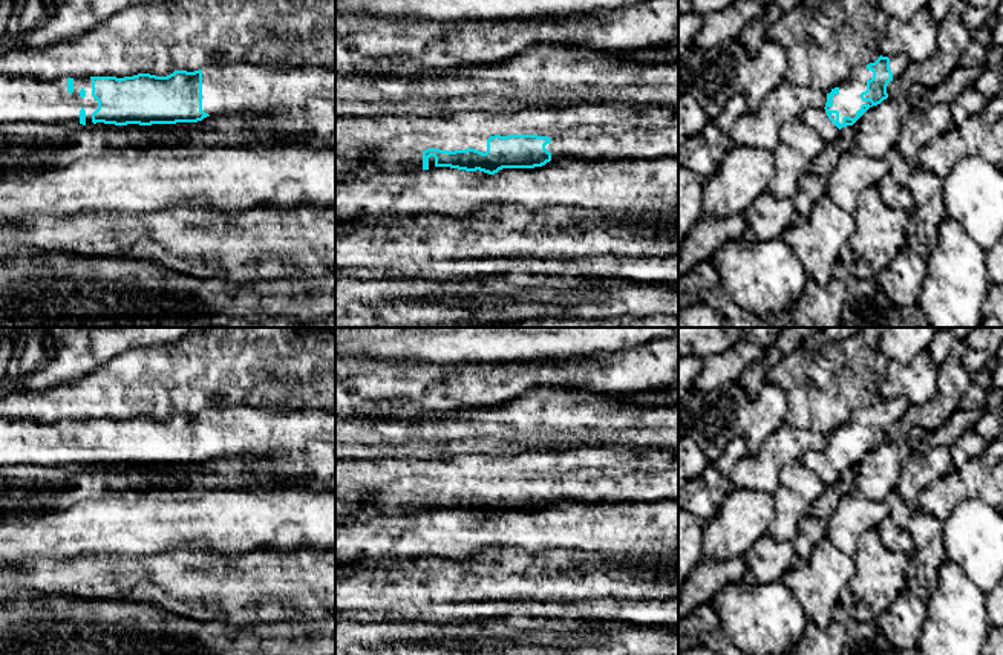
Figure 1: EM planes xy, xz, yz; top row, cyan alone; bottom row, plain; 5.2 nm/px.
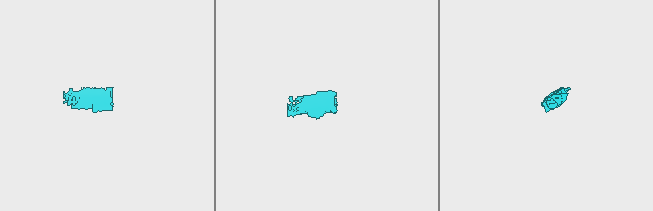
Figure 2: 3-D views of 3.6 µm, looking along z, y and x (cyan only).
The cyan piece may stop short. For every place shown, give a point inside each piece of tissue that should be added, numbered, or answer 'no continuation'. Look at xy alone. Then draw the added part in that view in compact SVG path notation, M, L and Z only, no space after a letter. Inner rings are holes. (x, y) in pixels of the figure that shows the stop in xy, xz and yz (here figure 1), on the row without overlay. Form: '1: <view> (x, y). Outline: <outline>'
1: xy (225, 430). Outline: M237 406L207 407L201 413L202 453L208 458L335 444L335 409Z
2: xy (22, 441). Outline: M0 418L0 470L11 465L41 465L46 468L80 467L80 453L86 453L86 467L98 444L92 439L90 421L74 421L74 435L67 435L67 421L44 424L37 419Z

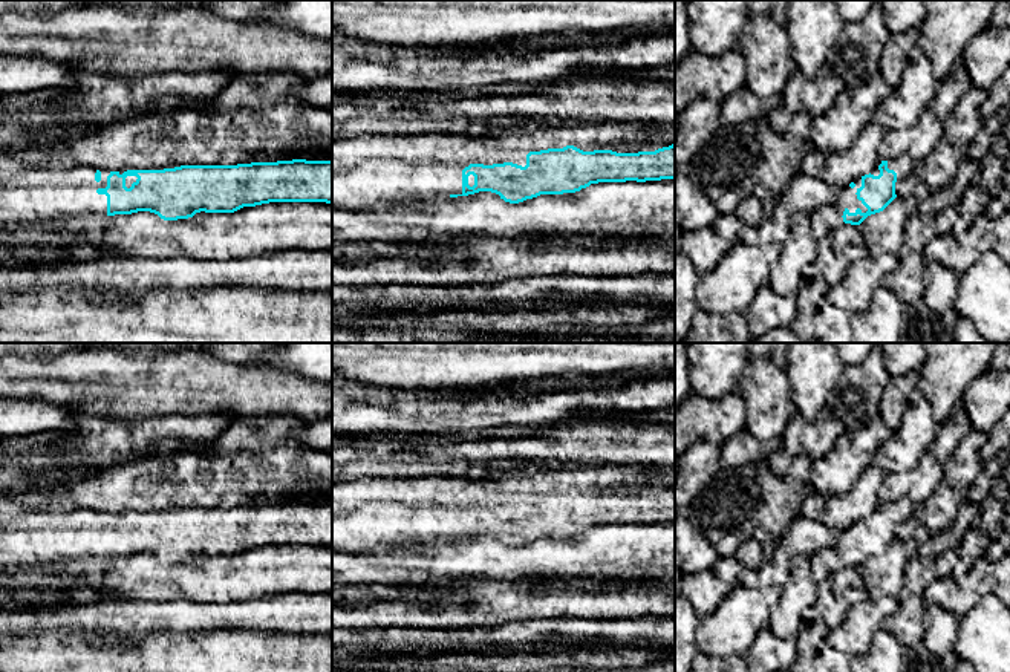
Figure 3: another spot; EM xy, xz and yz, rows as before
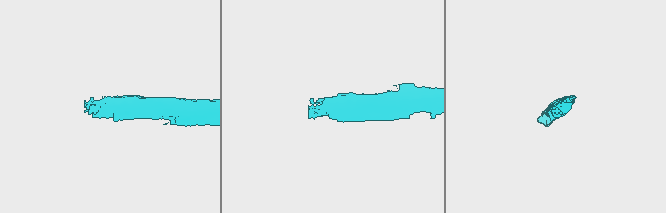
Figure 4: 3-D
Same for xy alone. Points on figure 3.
1: xy (34, 538). Outline: M26 511L0 520L0 571L70 563L107 557L107 539L98 531L107 530L109 513L95 511Z

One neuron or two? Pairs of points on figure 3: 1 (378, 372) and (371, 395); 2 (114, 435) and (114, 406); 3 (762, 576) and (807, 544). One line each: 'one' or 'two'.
1: two
2: two
3: one

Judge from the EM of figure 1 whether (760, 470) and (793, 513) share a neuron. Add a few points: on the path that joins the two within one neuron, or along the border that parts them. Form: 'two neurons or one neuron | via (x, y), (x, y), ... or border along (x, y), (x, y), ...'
two neurons | border along (783, 465), (778, 475), (778, 488), (772, 495)

